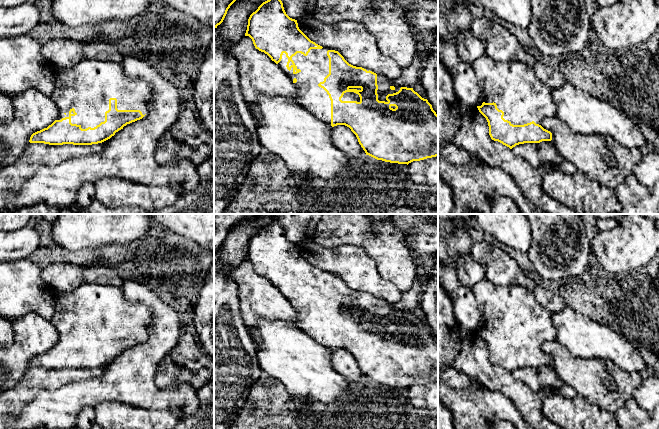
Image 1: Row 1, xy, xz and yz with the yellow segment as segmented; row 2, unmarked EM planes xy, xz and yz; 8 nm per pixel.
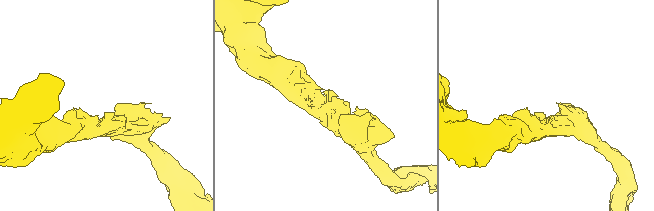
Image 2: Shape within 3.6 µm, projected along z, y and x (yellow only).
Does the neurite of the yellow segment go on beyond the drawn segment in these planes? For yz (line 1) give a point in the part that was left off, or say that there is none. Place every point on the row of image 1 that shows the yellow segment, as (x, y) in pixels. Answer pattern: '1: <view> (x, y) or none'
1: yz (514, 87)

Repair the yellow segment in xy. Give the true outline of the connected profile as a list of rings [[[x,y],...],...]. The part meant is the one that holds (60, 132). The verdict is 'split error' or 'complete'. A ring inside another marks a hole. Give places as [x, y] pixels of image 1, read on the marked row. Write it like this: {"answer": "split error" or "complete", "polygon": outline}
{"answer": "split error", "polygon": [[[86,59],[69,68],[58,69],[55,89],[50,96],[58,108],[58,117],[47,128],[33,133],[29,142],[49,145],[102,143],[127,124],[142,119],[148,113],[147,101],[151,97],[151,91],[151,85],[142,79],[129,78],[117,62]]]}

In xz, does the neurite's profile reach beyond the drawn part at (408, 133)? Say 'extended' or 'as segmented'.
extended

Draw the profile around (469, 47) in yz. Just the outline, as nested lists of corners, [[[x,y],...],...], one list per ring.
[[[454,28],[454,40],[458,59],[472,65],[480,56],[485,55],[485,45],[471,30]]]

